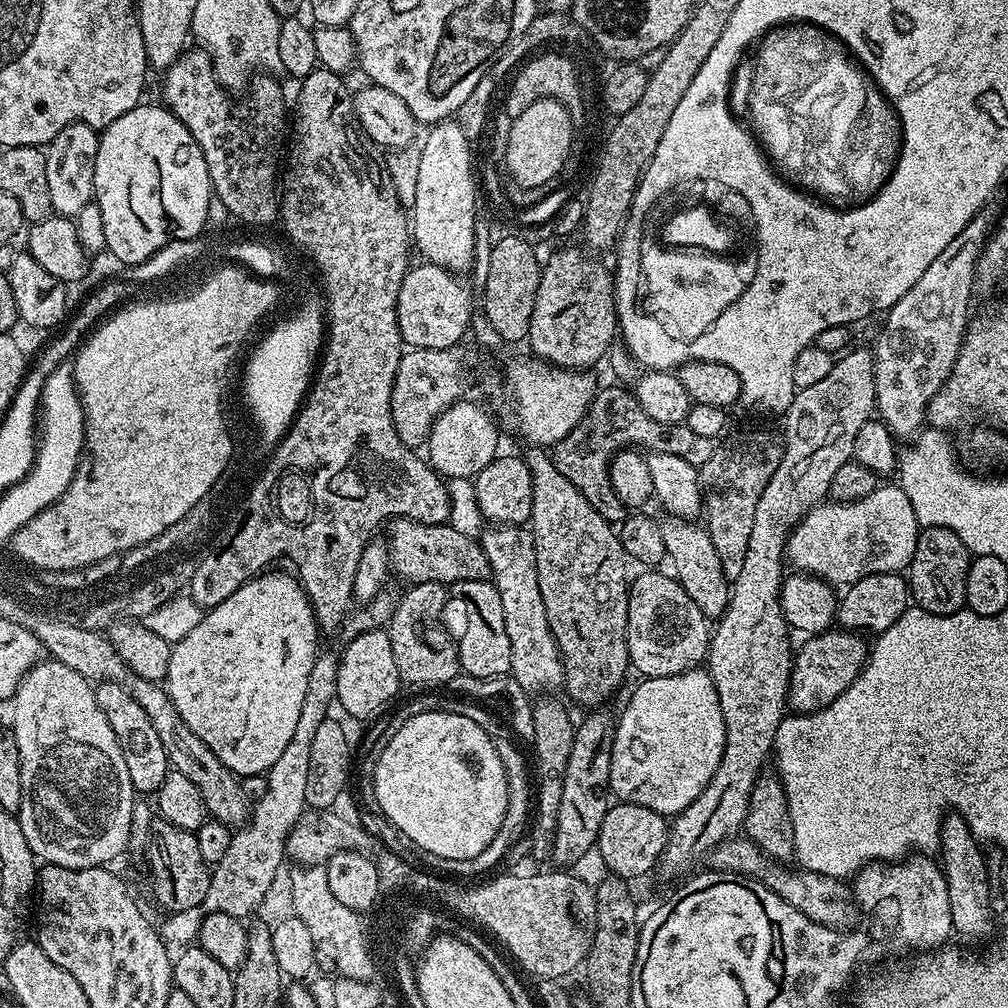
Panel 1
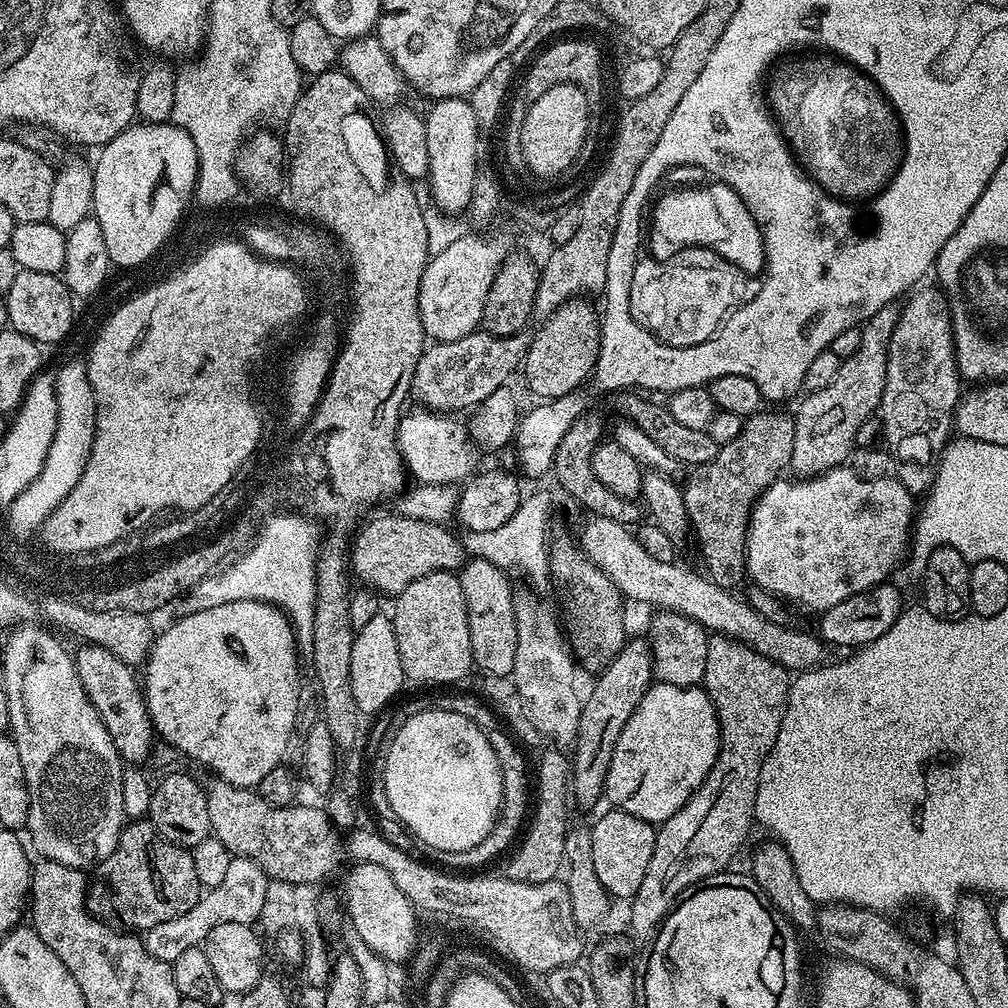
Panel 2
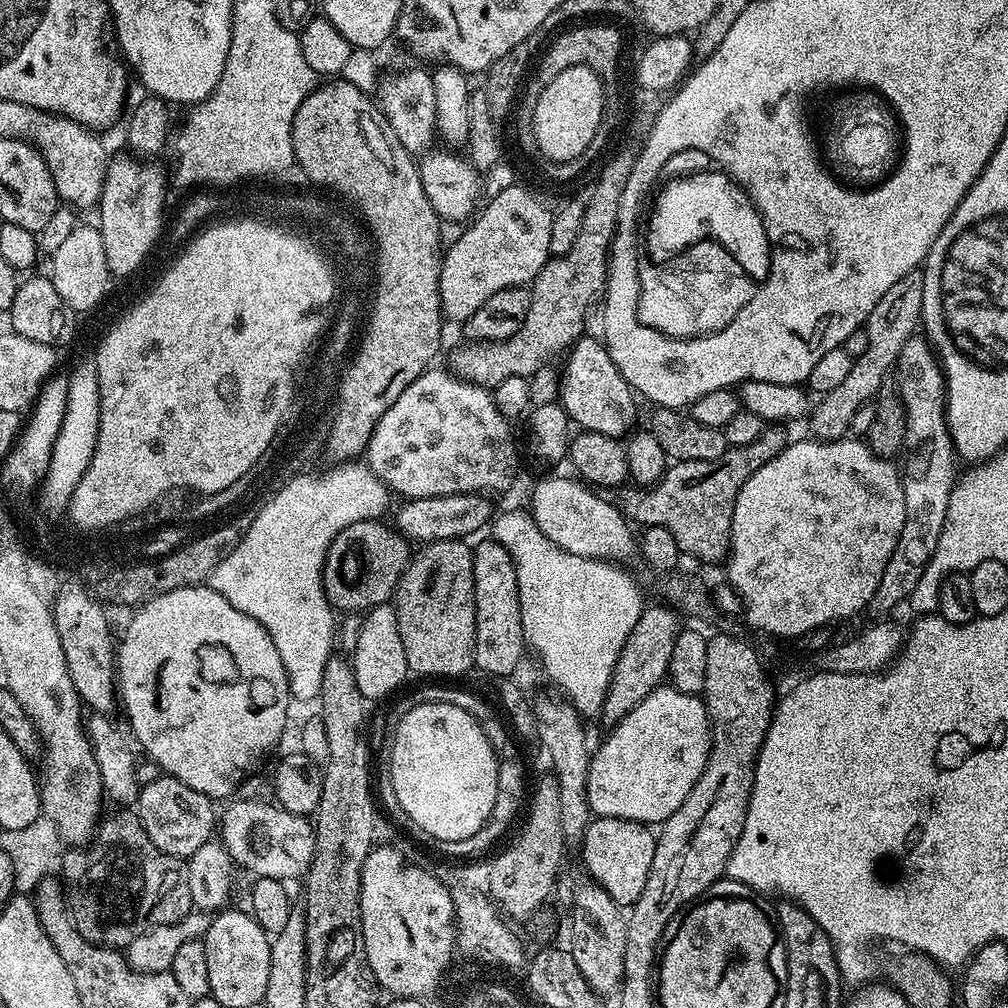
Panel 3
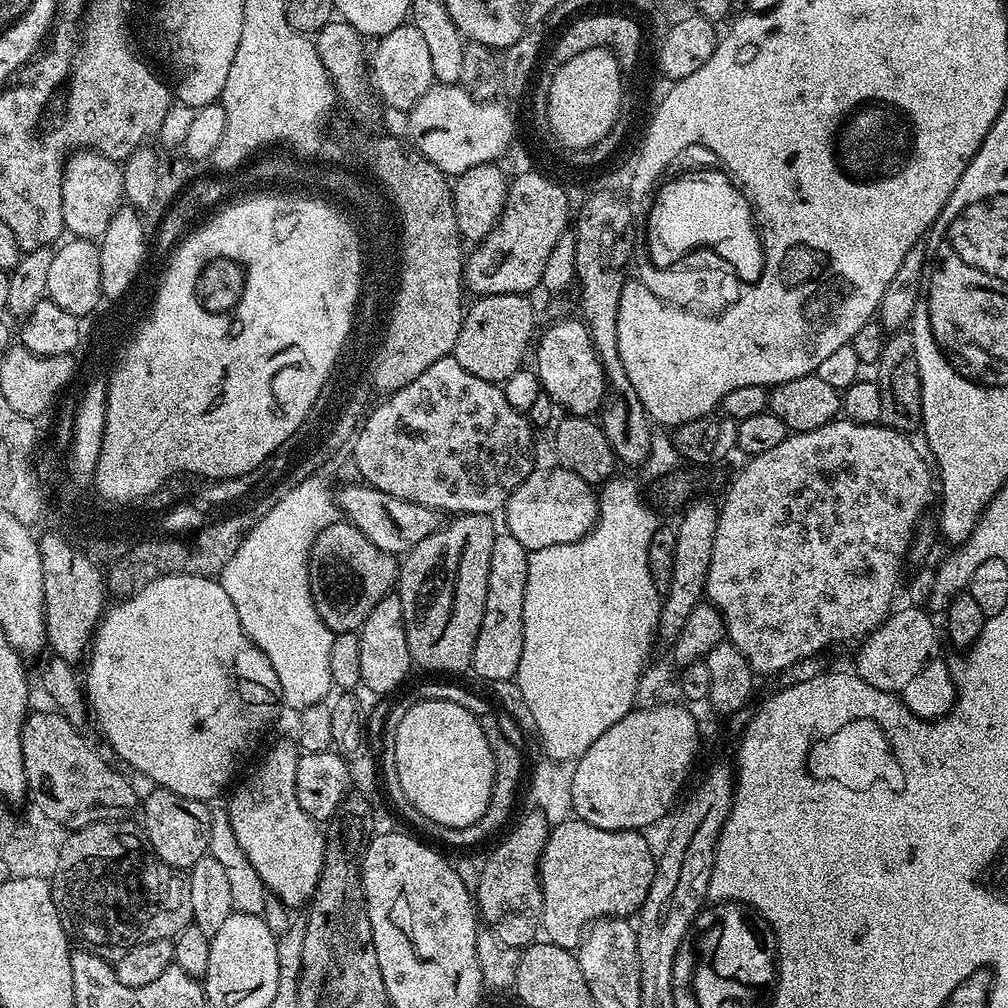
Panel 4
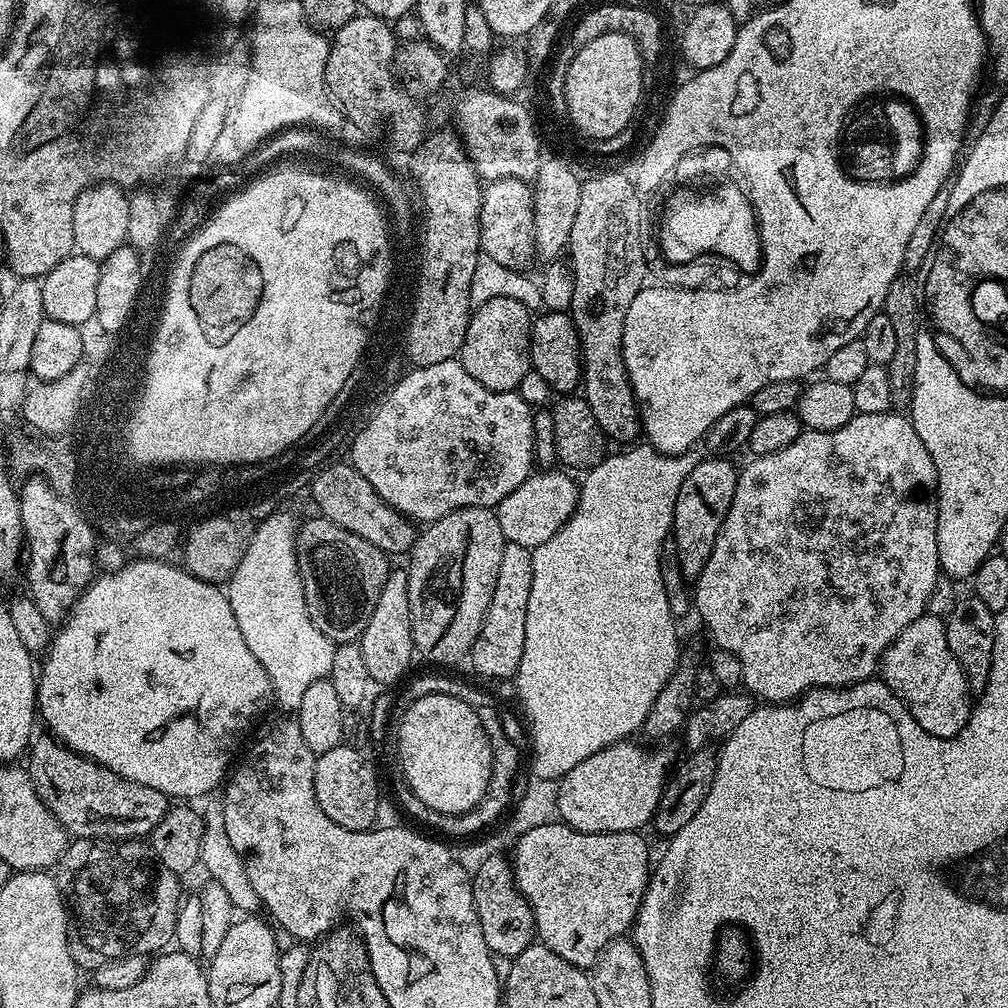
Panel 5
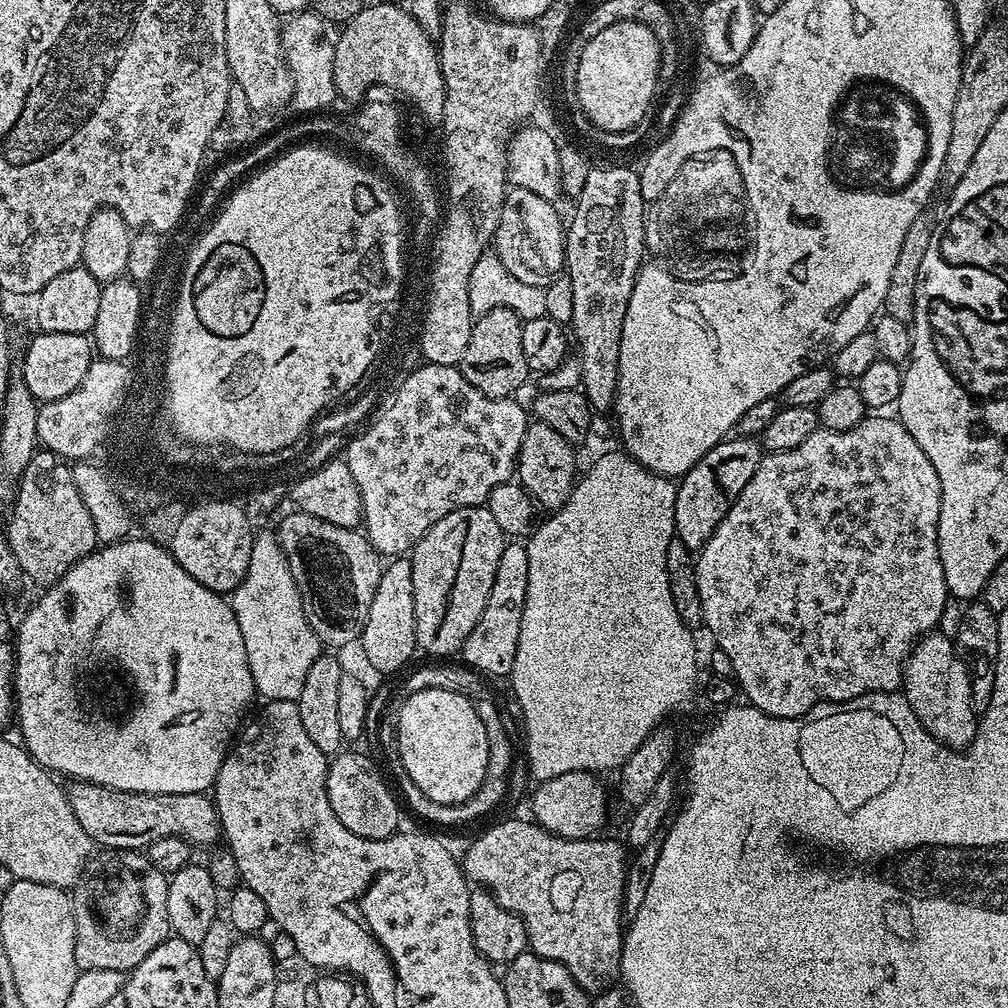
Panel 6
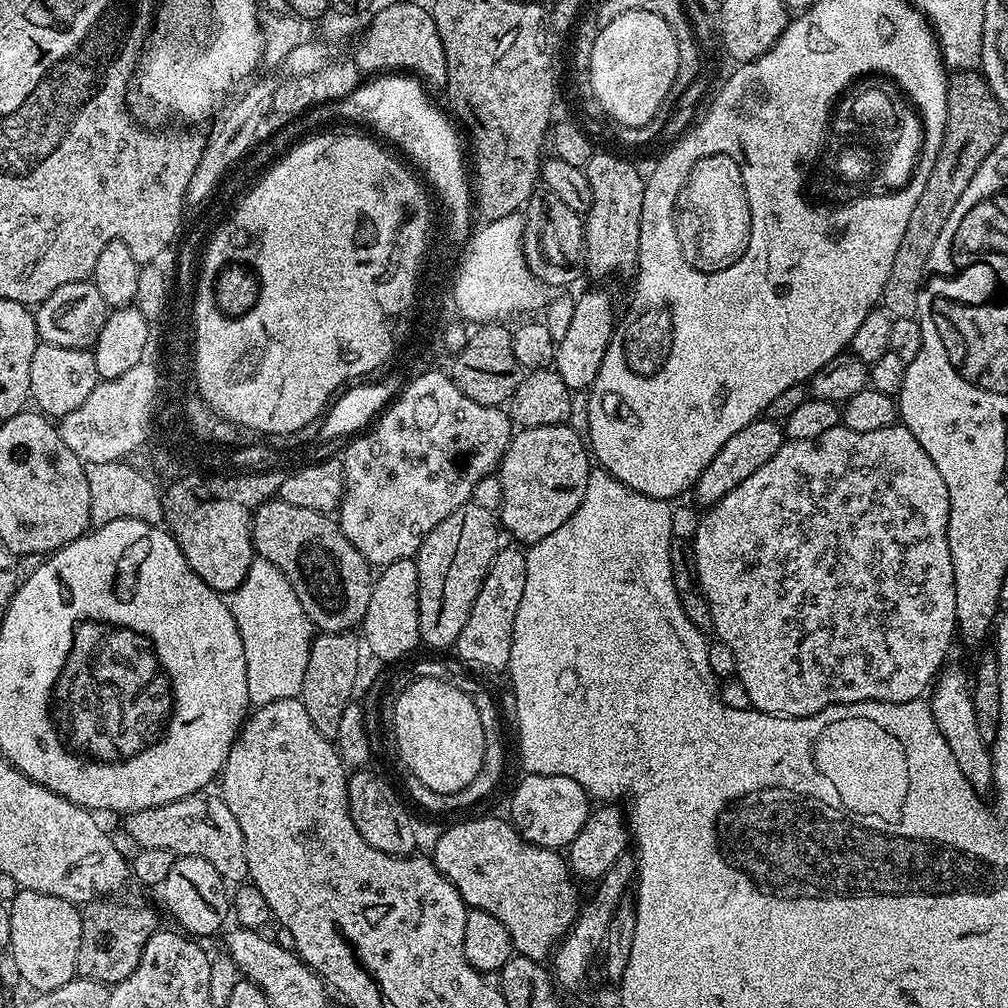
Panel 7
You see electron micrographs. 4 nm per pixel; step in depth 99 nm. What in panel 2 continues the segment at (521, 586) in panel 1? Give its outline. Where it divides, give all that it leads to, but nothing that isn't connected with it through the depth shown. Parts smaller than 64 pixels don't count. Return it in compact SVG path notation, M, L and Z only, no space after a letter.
M517 591L512 602L518 642L510 679L523 701L523 714L544 740L548 739L548 742L561 750L571 749L575 745L578 722L582 718L585 693L580 692L580 687L585 677L561 627L559 630L555 620L540 605L539 598L532 592Z

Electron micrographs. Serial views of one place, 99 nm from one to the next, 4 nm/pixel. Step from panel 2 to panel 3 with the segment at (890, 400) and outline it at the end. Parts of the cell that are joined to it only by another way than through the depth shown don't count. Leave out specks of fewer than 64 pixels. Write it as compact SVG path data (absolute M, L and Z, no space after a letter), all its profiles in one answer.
M913 338L906 342L906 346L902 346L900 356L896 359L895 376L894 388L902 402L906 418L902 449L906 519L894 554L890 556L886 570L882 572L882 580L875 591L875 597L868 603L866 614L872 620L885 619L912 591L917 591L921 574L938 544L952 486L958 476L958 472L952 469L954 449L948 436L944 373L941 372L940 362L927 339Z

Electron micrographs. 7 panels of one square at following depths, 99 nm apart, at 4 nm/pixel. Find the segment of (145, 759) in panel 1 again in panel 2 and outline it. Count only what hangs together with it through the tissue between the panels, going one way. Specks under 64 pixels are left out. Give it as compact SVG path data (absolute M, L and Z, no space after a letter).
M90 643L80 647L75 649L74 659L78 678L82 678L82 690L86 690L94 710L98 710L98 718L102 718L102 726L106 726L106 734L110 734L121 761L128 766L143 765L143 760L152 752L154 729L148 708L144 705L142 684L137 673L108 649Z

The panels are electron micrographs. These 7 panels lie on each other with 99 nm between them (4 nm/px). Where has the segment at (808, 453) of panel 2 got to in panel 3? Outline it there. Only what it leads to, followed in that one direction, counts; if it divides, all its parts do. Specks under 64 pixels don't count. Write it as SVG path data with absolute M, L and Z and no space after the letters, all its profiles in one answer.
M917 270L898 278L894 286L885 288L881 296L877 296L874 310L868 312L868 319L862 326L866 330L866 354L852 361L850 375L834 390L823 393L819 397L820 405L813 407L810 412L812 420L811 435L817 440L838 440L849 435L850 418L858 414L863 404L875 401L881 384L885 383L884 376L896 367L896 359L900 356L902 346L917 335L921 327L922 314L922 282L923 271Z

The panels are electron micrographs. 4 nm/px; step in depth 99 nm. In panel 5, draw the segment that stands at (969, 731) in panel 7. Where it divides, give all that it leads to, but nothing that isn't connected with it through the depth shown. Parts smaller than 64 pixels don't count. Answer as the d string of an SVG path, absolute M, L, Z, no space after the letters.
M925 614L914 618L882 654L878 676L904 702L914 722L918 722L926 734L949 740L966 726L970 711L968 680L962 666L958 666L958 658L950 654L950 642L946 642L941 617Z

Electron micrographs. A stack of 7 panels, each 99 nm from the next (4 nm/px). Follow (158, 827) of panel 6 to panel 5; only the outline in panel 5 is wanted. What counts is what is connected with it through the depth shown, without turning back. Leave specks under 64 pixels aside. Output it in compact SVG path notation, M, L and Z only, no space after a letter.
M43 734L44 736L37 735L31 741L30 751L27 753L26 771L32 777L32 784L36 788L36 792L42 798L42 802L54 814L54 818L58 818L58 822L68 832L69 837L72 838L91 838L93 840L110 840L113 842L123 842L125 840L139 841L141 838L151 837L152 831L162 822L165 815L170 809L169 797L164 796L158 790L154 790L150 786L142 786L138 782L130 782L126 778L122 778L118 774L114 774L110 770L106 770L101 764L95 764L93 760L87 760L85 756L79 756L78 753L70 751L67 744L53 738L51 735Z

